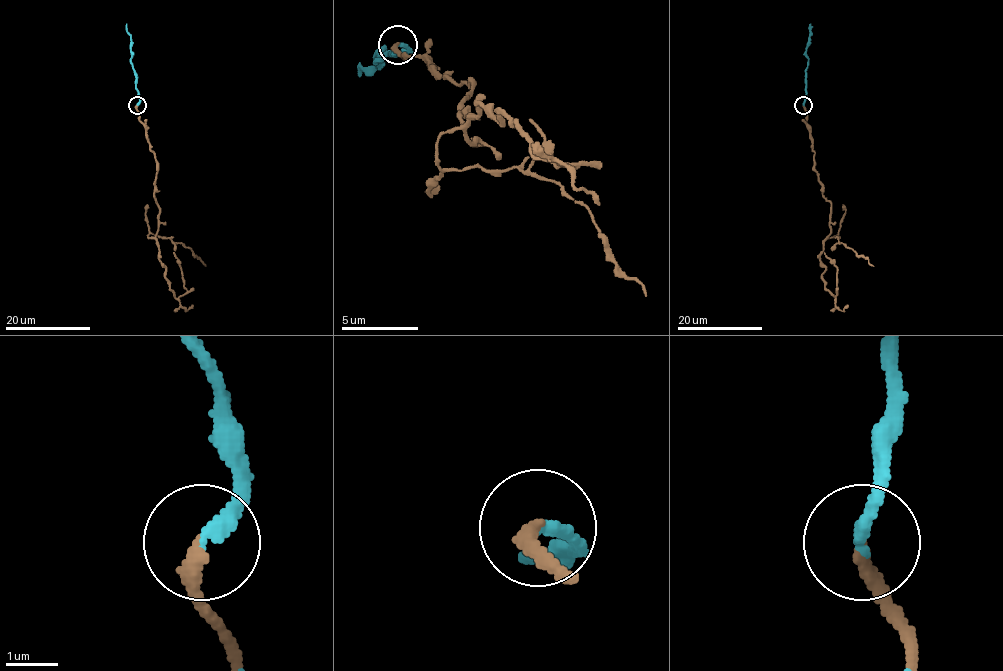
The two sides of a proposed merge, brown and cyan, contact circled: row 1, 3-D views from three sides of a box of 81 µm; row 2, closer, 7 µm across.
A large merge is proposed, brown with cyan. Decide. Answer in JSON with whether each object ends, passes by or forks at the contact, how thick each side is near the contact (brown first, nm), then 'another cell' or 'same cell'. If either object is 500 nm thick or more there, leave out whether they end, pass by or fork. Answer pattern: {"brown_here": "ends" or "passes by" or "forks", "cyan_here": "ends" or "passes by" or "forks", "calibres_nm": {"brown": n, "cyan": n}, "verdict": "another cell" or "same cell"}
{"brown_here": "ends", "cyan_here": "ends", "calibres_nm": {"brown": 280, "cyan": 280}, "verdict": "same cell"}

